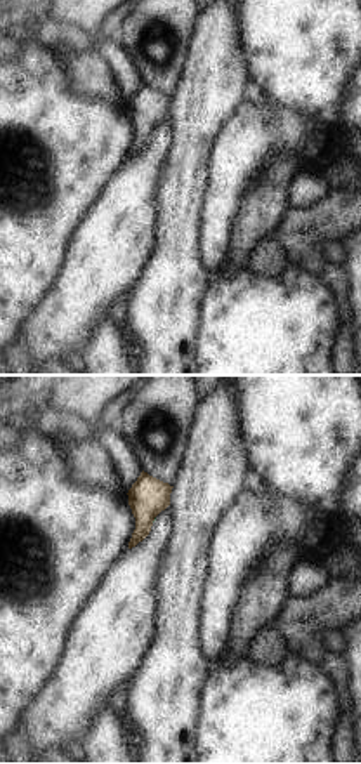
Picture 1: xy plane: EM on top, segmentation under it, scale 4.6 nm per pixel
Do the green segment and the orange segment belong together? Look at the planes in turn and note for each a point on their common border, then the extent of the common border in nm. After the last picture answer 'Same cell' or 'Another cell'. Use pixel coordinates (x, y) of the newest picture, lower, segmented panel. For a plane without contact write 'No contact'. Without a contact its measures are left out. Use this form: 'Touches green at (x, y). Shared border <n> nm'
Touches green at (155, 520). Shared border 40 nm.

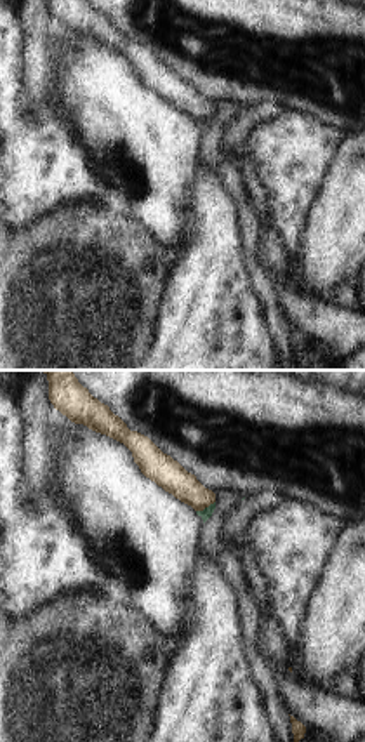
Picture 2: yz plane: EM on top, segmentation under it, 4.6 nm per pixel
Touches green at (205, 508). Shared border 100 nm.

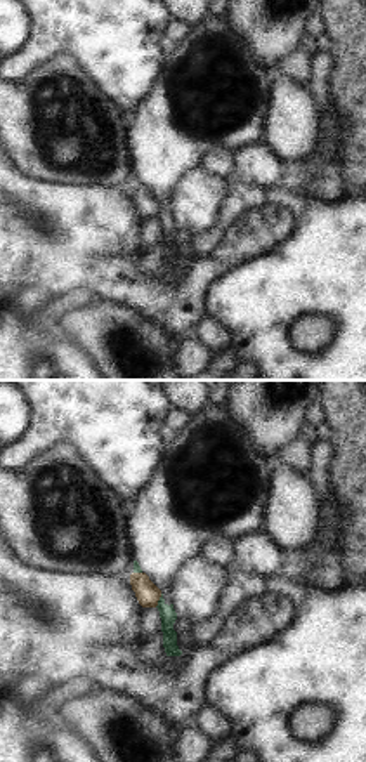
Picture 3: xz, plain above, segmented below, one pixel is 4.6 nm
Touches green at (158, 601). Shared border 70 nm.

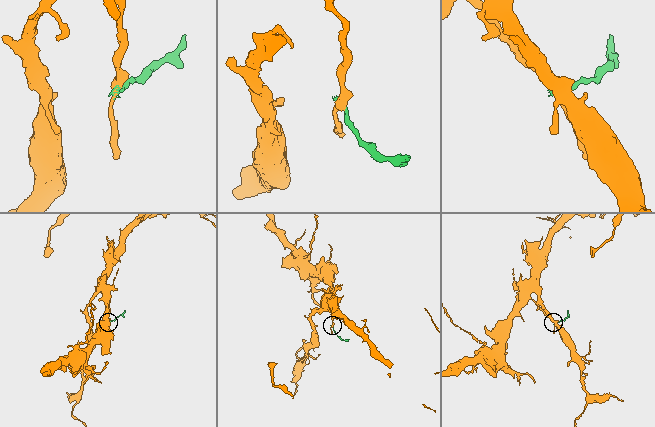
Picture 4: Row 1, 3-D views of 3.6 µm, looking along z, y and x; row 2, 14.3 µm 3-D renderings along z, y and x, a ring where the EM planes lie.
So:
Another cell.

